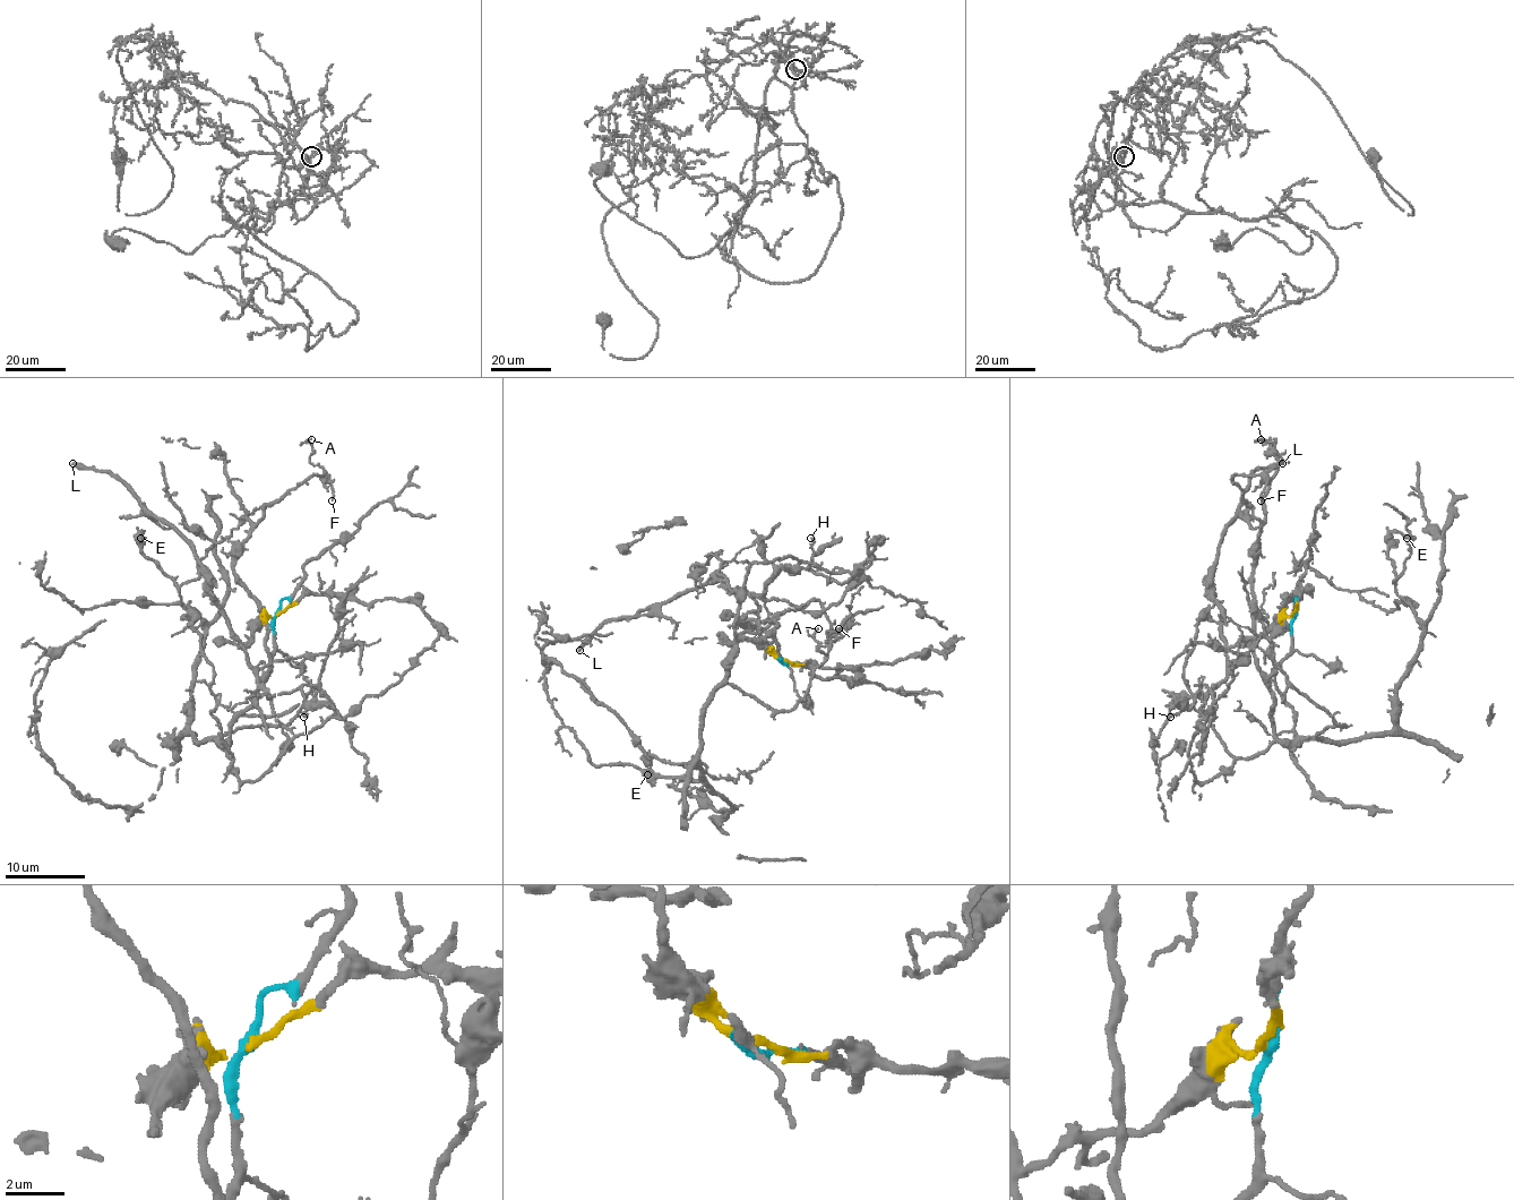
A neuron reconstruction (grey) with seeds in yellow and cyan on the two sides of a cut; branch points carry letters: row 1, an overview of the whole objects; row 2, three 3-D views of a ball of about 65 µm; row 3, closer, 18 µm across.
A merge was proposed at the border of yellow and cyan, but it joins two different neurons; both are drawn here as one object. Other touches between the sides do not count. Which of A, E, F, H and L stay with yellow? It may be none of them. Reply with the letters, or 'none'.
H, L

